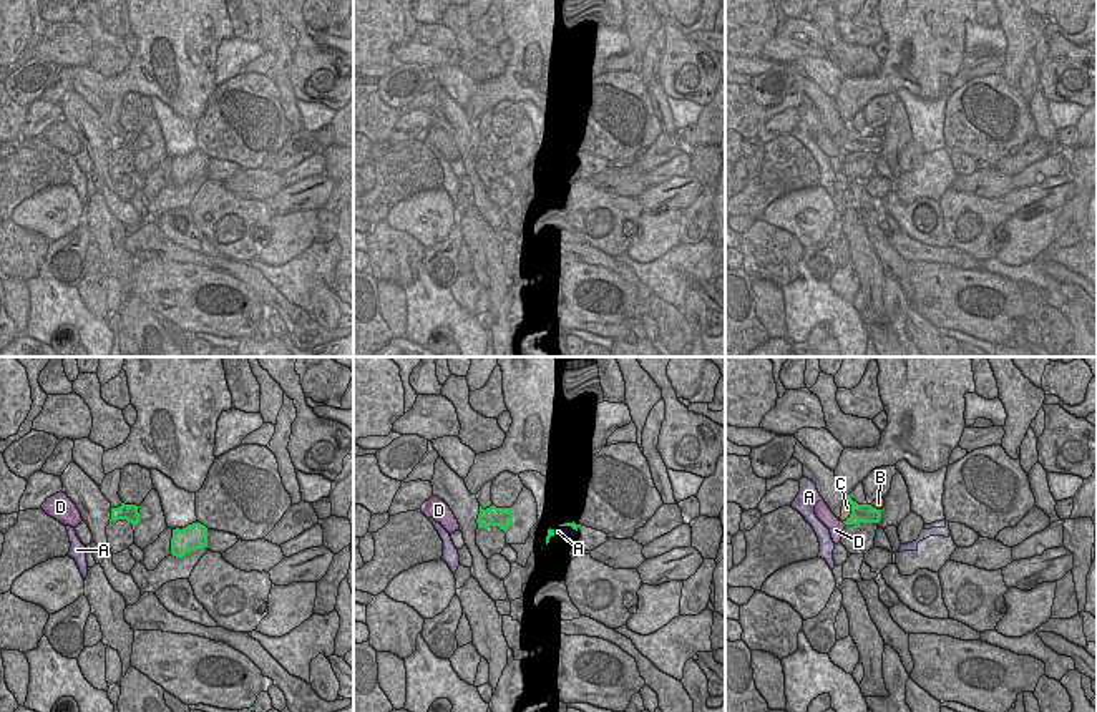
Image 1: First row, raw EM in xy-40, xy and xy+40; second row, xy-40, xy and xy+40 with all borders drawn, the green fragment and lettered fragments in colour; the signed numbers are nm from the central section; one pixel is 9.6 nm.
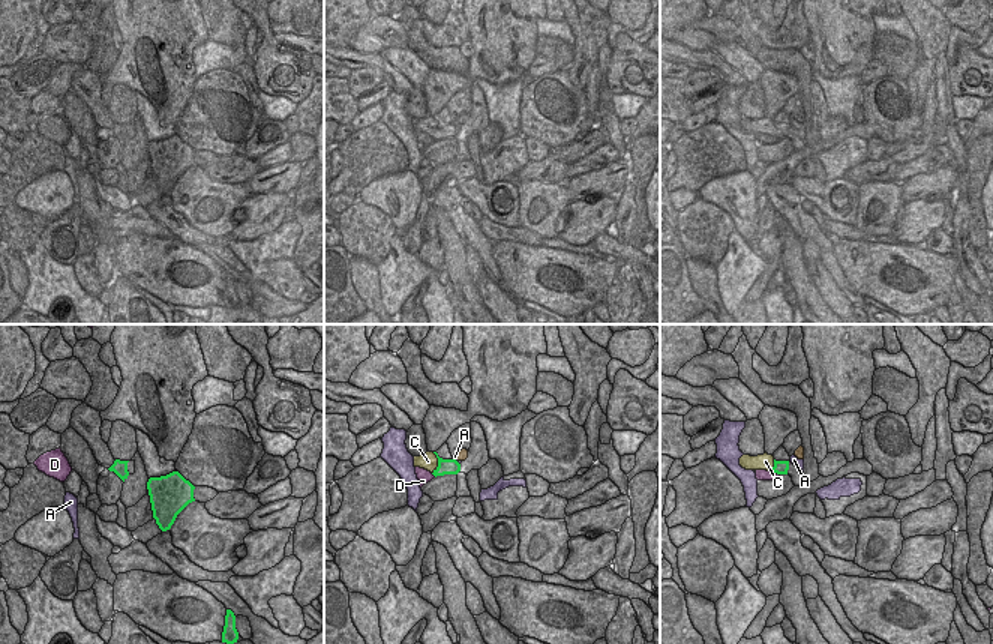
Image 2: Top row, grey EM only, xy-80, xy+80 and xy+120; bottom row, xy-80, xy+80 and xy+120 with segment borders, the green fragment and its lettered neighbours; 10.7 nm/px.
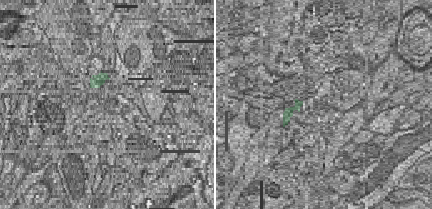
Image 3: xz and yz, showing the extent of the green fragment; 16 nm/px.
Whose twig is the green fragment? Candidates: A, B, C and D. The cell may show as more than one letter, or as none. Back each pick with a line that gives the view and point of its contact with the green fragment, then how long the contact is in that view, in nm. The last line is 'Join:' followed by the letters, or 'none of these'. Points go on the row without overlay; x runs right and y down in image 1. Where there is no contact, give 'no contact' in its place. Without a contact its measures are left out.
B: meets green in xy+40 at (875, 136); contact 120 nm long
Join: B

